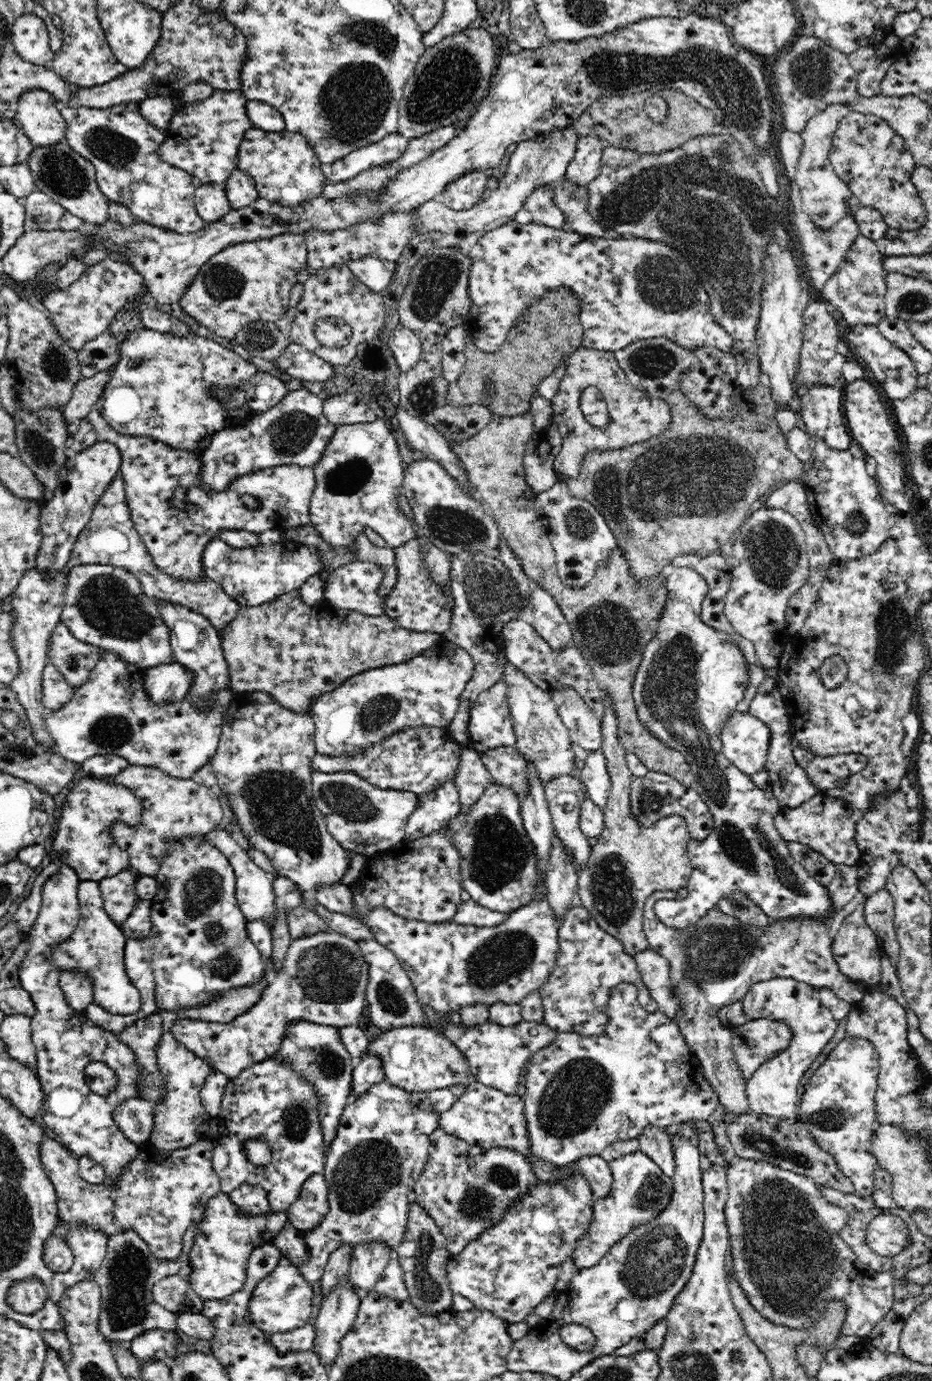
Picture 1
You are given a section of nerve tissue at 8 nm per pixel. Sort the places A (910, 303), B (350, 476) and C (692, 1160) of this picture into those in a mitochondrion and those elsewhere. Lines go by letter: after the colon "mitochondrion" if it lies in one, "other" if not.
A: mitochondrion
B: mitochondrion
C: other

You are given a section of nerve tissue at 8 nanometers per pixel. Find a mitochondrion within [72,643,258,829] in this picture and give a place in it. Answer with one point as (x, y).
(112, 731)

